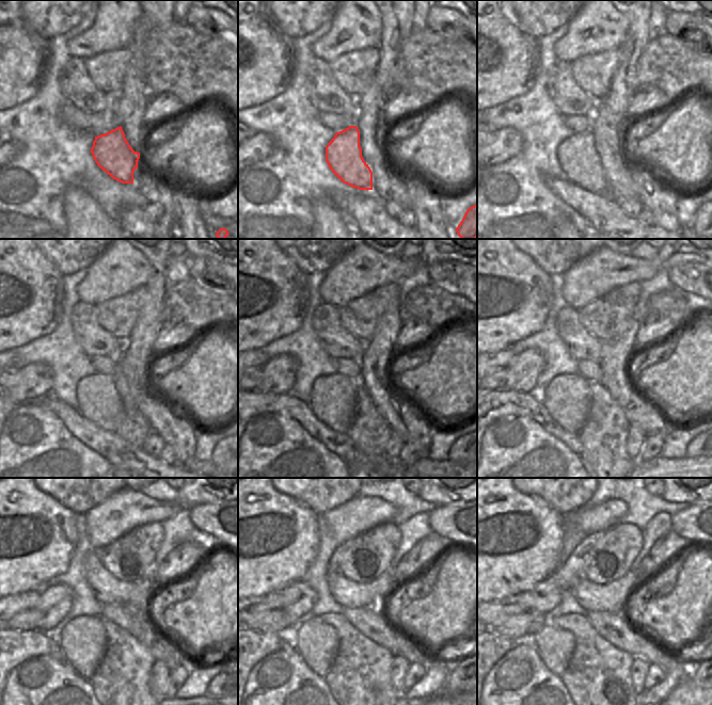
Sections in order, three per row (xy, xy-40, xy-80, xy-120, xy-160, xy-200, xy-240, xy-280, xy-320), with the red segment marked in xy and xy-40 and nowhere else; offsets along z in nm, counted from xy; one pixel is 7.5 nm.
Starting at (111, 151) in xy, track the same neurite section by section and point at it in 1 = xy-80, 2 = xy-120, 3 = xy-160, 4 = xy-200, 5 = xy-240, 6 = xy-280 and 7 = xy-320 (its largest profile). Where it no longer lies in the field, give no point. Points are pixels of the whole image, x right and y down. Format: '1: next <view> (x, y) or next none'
1: next xy-80 (576, 155)
2: next xy-120 (98, 401)
3: next xy-160 (332, 400)
4: next xy-200 (567, 398)
5: next xy-240 (83, 640)
6: next xy-280 (317, 642)
7: next xy-320 (555, 646)

